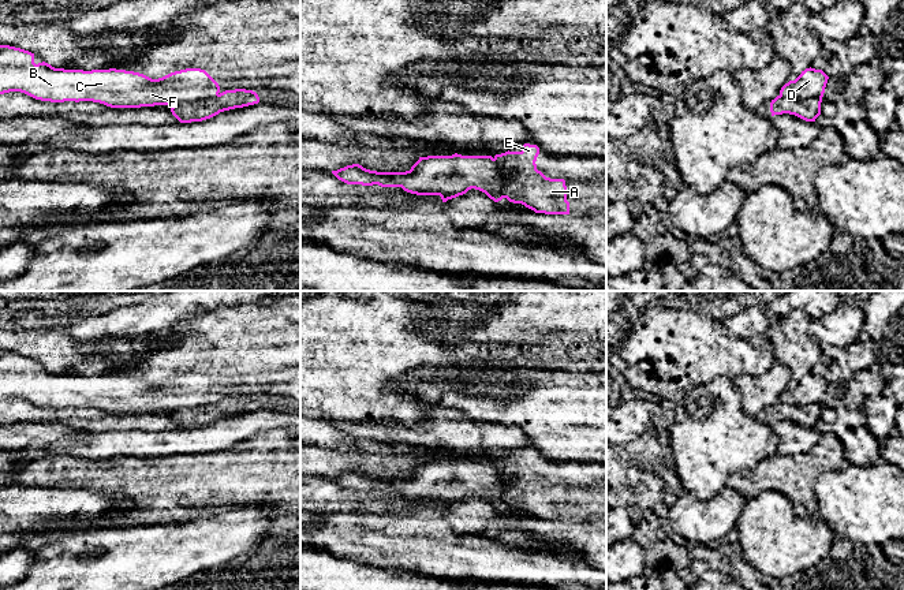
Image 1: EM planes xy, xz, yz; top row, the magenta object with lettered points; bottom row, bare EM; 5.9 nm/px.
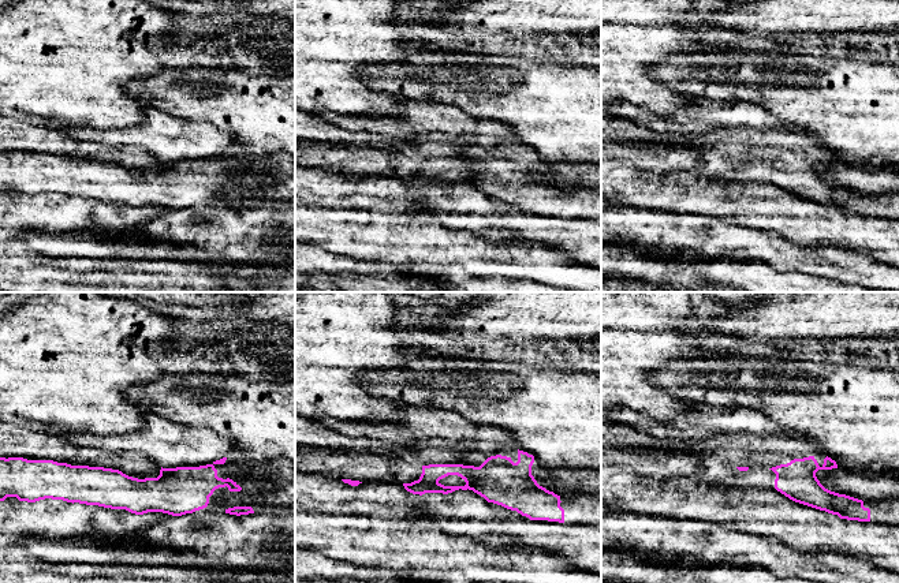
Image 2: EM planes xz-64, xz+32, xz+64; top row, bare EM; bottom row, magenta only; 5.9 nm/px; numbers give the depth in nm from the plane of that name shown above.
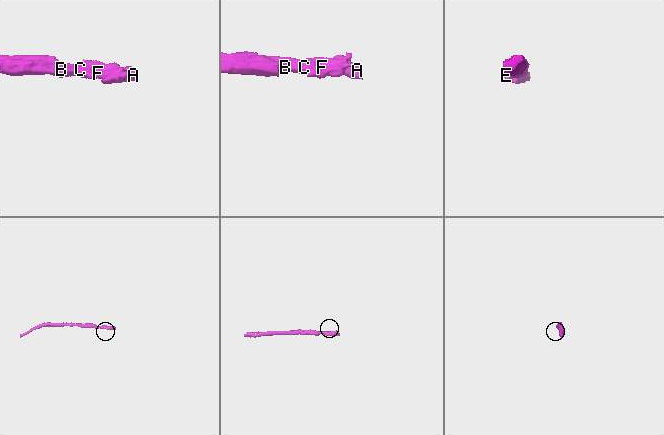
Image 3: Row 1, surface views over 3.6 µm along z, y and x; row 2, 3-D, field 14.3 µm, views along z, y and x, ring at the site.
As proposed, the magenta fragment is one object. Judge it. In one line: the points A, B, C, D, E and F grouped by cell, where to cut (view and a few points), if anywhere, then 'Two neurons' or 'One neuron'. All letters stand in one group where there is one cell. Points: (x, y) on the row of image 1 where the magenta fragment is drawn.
Groups: A E / B C D F. Split along xy (217, 93), (172, 107). Two neurons

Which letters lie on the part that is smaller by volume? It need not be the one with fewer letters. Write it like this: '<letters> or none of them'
A, E

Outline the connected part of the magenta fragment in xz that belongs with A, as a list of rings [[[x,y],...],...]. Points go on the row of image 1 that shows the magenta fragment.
[[[524,143],[522,152],[505,152],[494,158],[507,178],[501,193],[513,203],[522,203],[535,213],[569,214],[564,179],[546,178],[537,169],[539,148]]]

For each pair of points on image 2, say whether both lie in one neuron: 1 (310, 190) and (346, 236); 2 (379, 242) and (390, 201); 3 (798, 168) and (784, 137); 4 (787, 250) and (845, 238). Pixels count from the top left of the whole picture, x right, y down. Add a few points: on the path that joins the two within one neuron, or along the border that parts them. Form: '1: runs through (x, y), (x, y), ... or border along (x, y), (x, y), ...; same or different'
1: border along (309, 206), (355, 209); different
2: border along (355, 208), (377, 212), (409, 212); different
3: runs through (798, 160), (798, 150), (793, 145); same
4: border along (827, 245), (855, 249), (858, 251); different

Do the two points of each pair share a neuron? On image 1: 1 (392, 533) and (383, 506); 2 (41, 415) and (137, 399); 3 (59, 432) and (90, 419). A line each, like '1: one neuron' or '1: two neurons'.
1: two neurons
2: two neurons
3: two neurons

